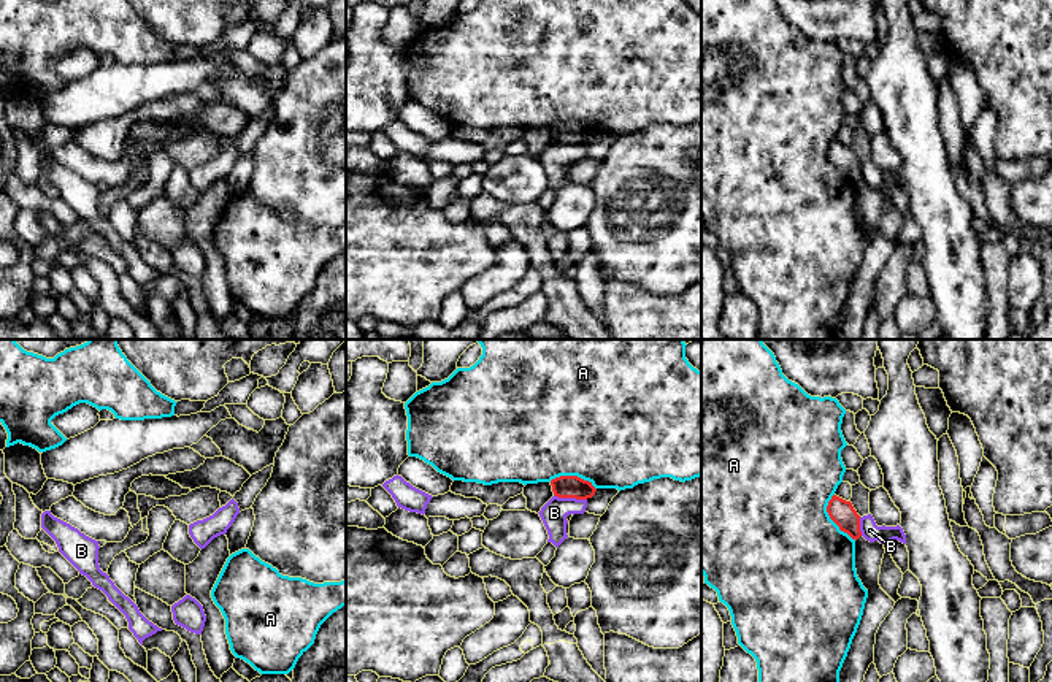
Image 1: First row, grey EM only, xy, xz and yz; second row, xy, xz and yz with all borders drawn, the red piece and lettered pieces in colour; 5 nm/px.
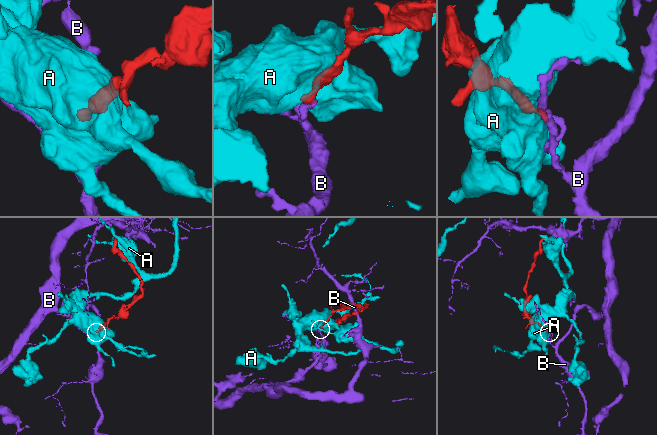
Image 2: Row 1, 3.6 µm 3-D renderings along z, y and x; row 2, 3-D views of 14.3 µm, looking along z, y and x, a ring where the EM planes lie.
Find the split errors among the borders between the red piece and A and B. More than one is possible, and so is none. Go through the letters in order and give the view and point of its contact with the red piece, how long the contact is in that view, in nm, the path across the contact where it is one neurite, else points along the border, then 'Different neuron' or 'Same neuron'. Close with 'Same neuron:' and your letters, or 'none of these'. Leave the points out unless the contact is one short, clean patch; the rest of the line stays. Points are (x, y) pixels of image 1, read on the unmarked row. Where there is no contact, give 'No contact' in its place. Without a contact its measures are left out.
A: Touches red at yz (830, 162). Shared border 260 nm. Different neuron
B: Touches red at xz (570, 141). Shared border 170 nm. Boundary: xz (554, 138), (564, 143), (586, 145). Different neuron
Same neuron: none of these

